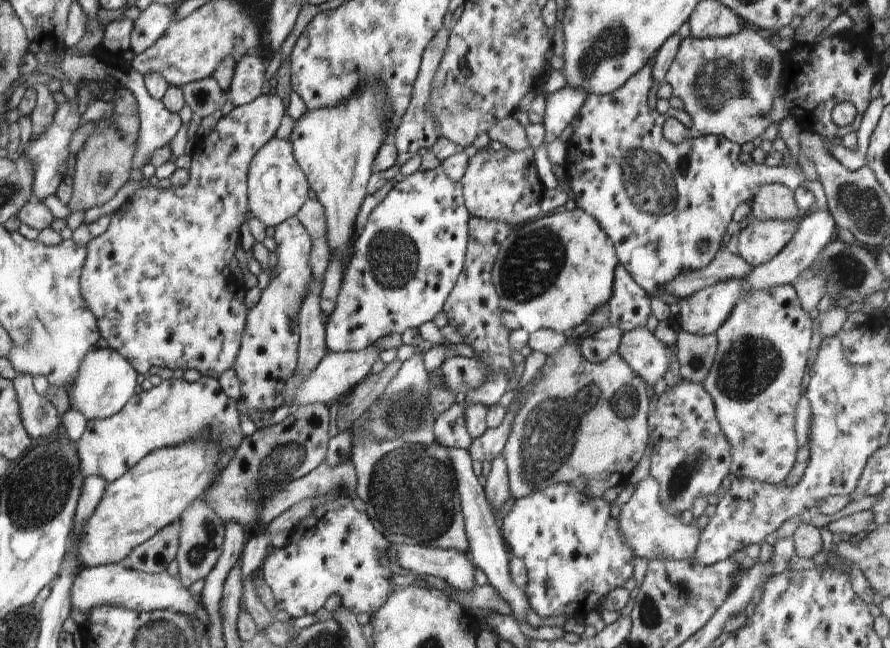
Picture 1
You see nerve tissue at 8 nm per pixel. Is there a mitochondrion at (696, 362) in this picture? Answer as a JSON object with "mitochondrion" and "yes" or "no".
{"mitochondrion":"yes"}

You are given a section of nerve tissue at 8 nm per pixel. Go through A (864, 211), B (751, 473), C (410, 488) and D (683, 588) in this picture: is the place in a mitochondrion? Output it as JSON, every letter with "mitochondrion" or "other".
{"A":"mitochondrion","B":"other","C":"mitochondrion","D":"mitochondrion"}

